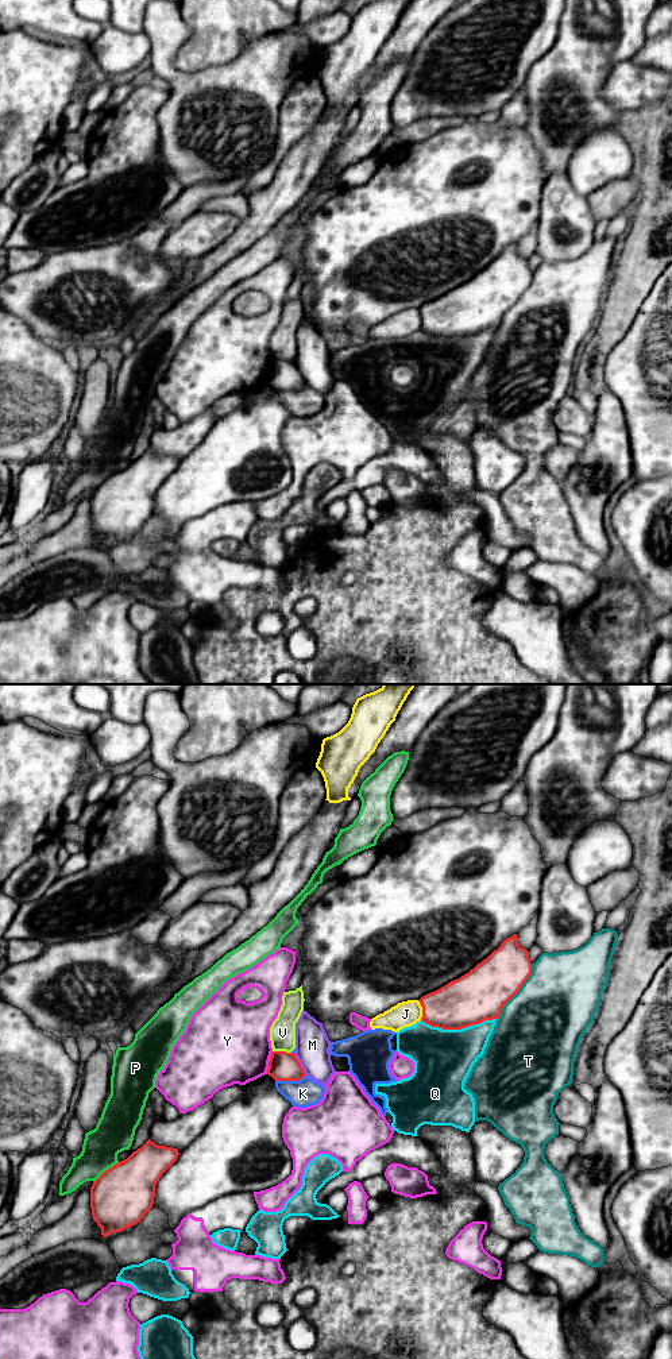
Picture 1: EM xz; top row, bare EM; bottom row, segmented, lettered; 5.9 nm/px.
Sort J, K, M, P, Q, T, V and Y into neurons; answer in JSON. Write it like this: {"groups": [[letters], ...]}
{"groups": [["J"], ["K", "Q", "V"], ["M"], ["P"], ["T"], ["Y"]]}

